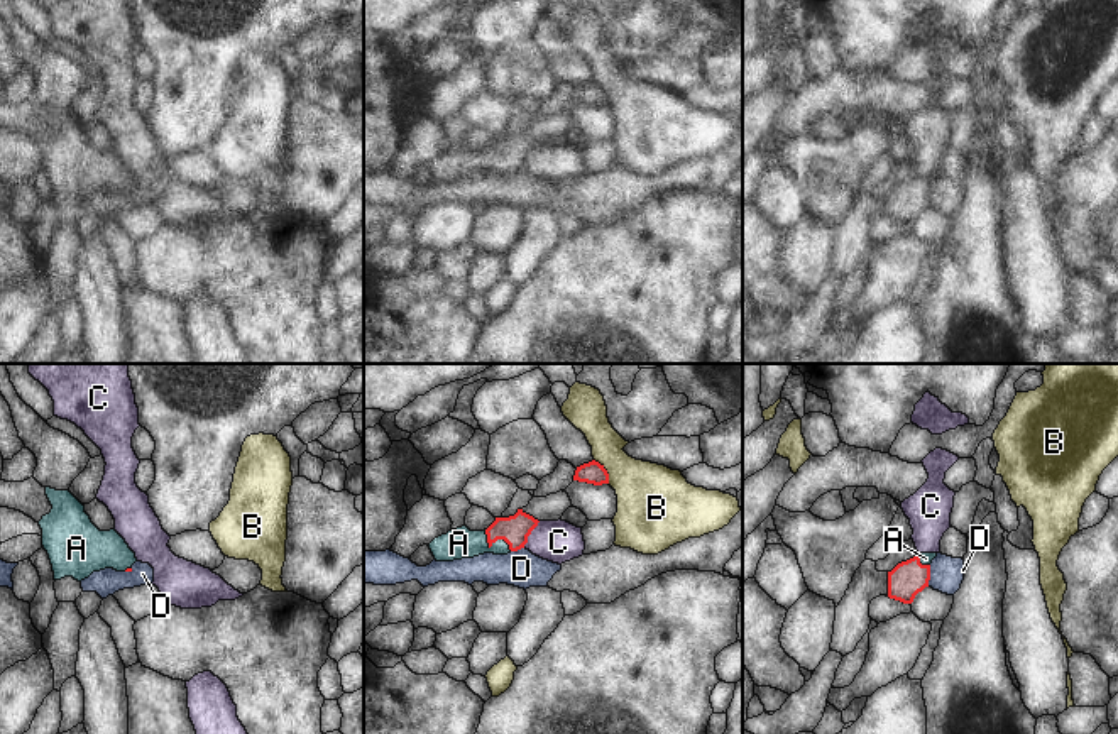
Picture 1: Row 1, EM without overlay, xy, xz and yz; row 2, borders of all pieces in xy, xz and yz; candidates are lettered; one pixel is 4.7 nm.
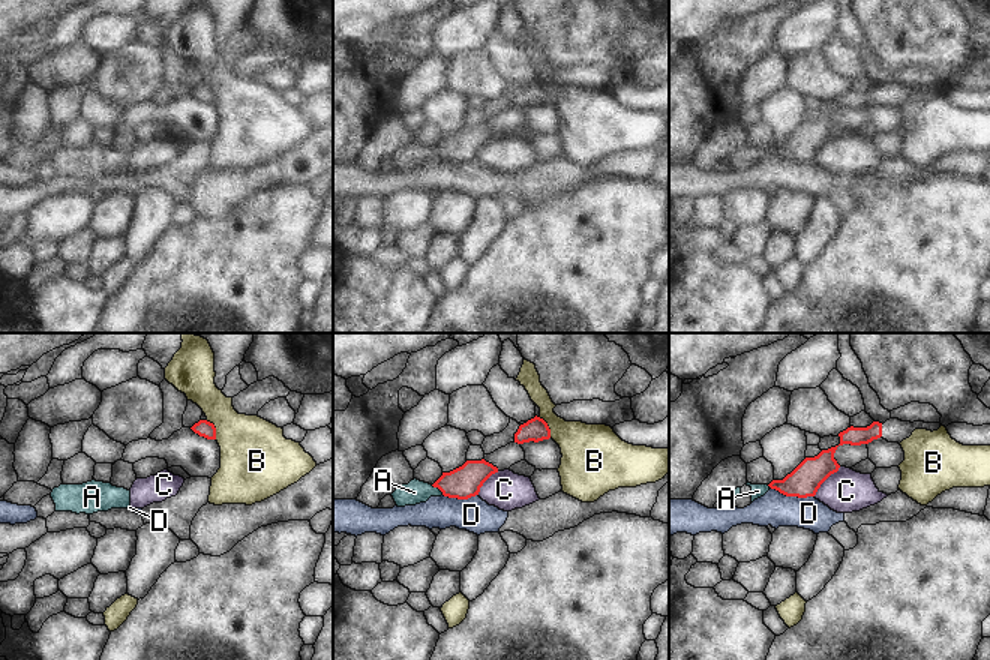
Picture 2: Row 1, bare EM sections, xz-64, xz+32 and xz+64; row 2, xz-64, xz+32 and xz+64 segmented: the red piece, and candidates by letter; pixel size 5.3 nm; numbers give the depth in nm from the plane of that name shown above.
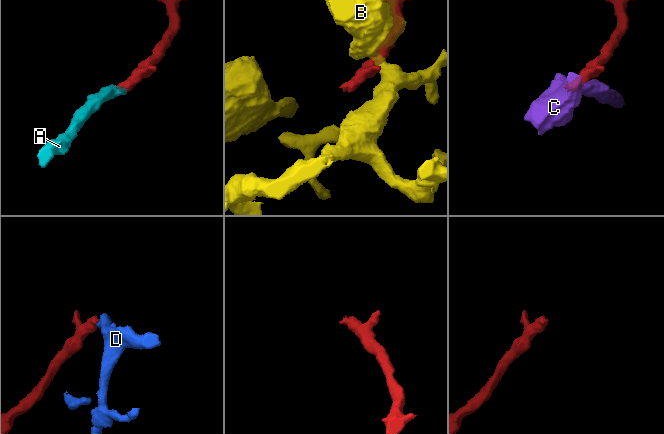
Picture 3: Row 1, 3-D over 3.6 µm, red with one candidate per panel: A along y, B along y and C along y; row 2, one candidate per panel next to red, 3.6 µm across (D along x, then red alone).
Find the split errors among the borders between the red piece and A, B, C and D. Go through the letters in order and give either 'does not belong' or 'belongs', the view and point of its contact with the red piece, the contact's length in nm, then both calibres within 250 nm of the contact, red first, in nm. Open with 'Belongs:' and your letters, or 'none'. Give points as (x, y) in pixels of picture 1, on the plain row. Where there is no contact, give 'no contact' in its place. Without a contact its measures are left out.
Belongs: A
A: belongs | xz (494, 163) | 170 nm | 140/150 nm
B: does not belong | xz (606, 92) | 140 nm | 110/320 nm
C: does not belong | xz (530, 154) | 150 nm | 140/200 nm
D: does not belong | yz (929, 197) | 110 nm | 170/160 nm

